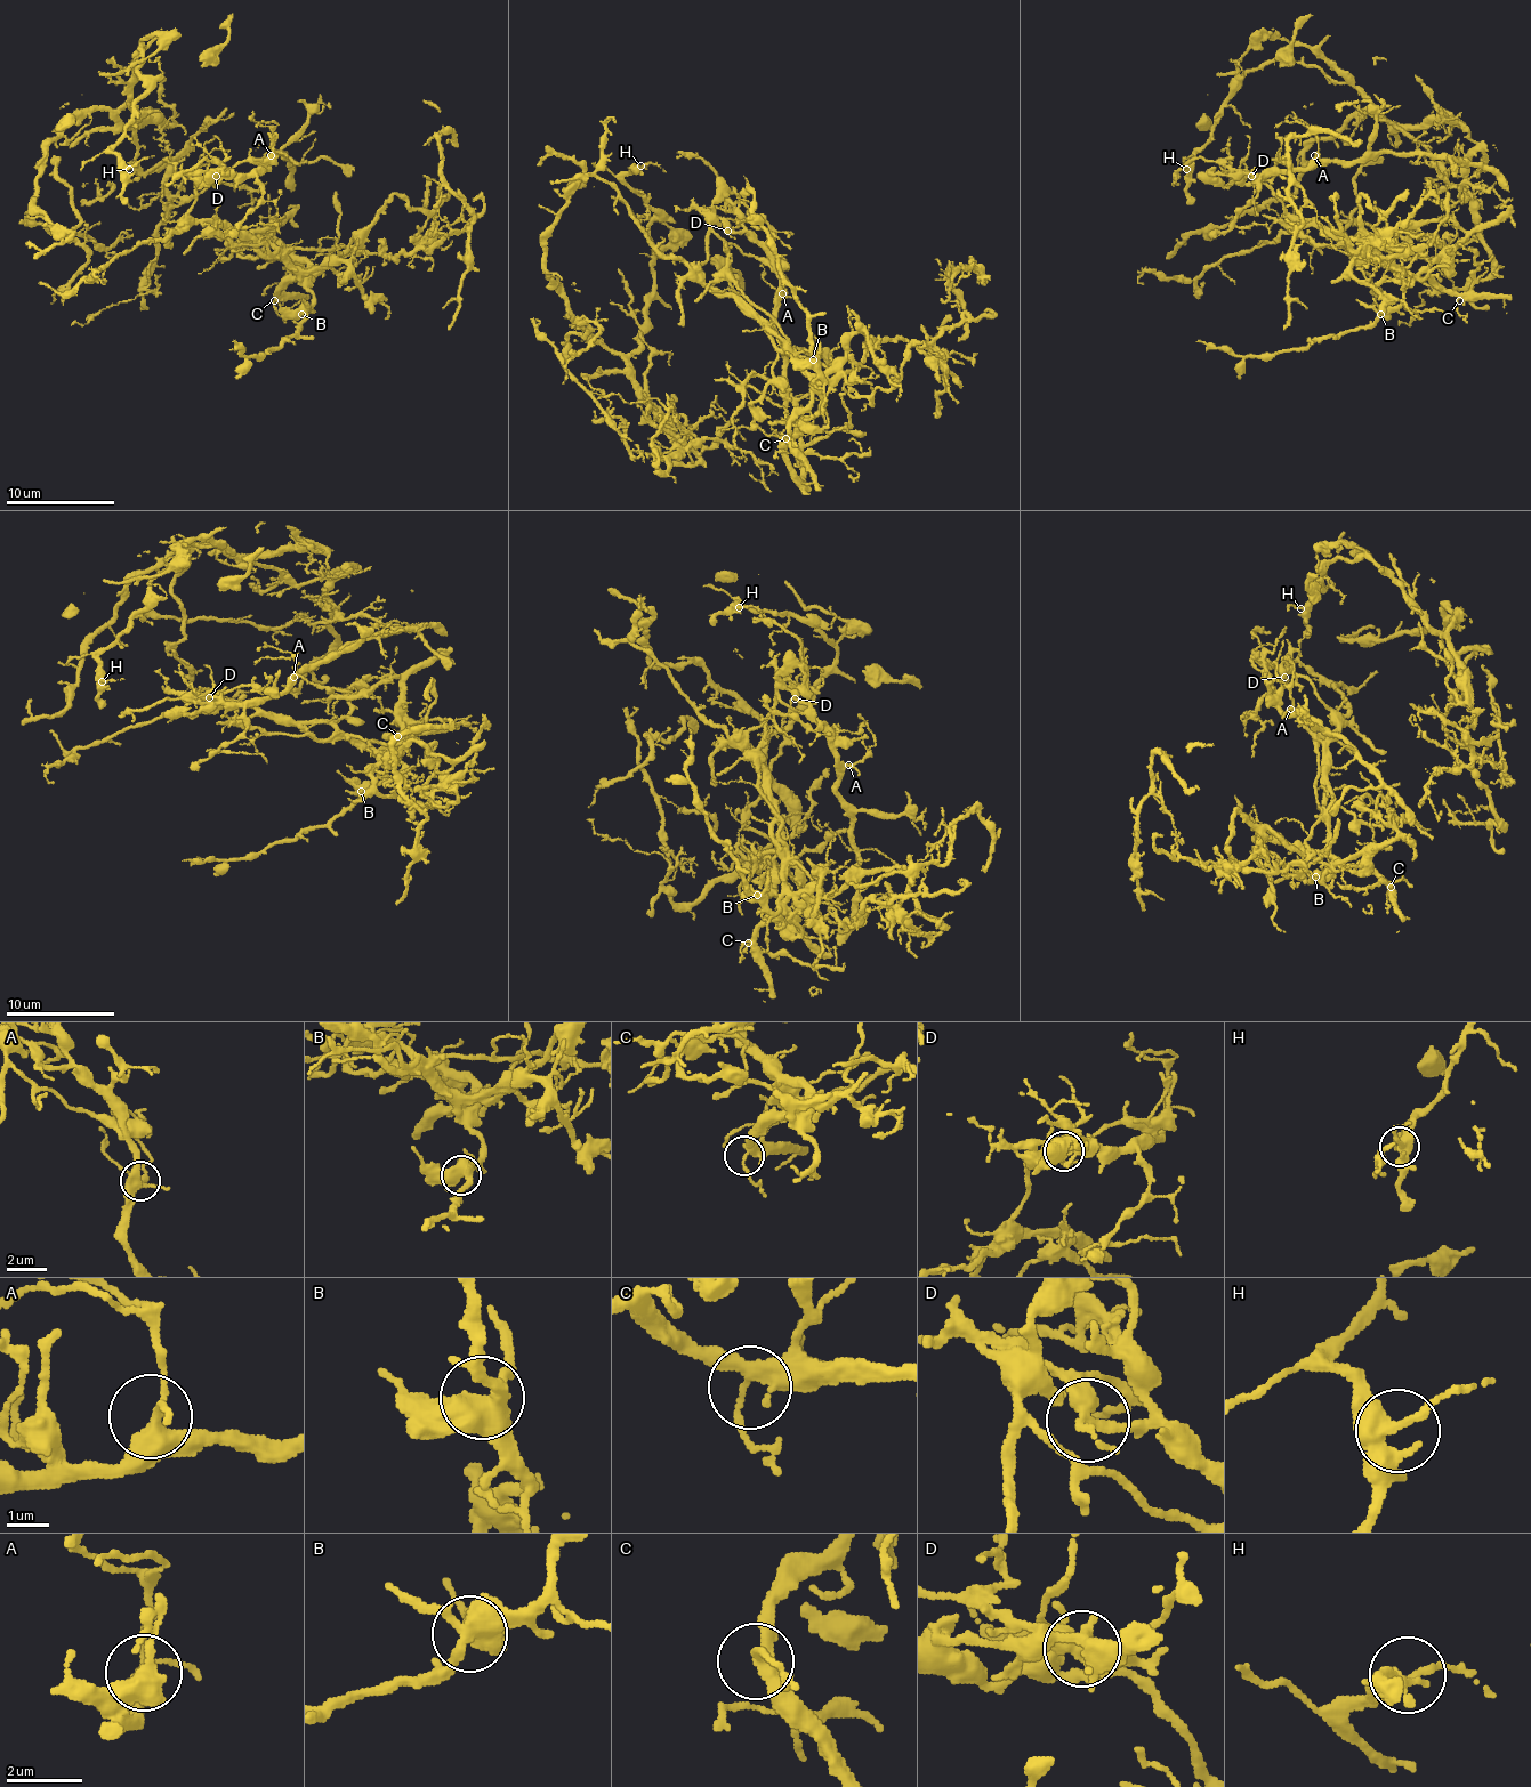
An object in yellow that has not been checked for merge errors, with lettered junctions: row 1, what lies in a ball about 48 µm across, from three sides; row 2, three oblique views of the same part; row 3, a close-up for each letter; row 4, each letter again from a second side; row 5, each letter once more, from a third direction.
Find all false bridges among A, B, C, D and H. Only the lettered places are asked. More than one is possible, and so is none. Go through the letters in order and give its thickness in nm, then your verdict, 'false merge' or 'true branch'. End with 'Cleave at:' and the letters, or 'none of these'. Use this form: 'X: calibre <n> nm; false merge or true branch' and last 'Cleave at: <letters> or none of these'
A: calibre 320 nm; true branch
B: calibre 500 nm; true branch
C: calibre 320 nm; true branch
D: calibre 300 nm; false merge
H: calibre 400 nm; true branch
Cleave at: D

